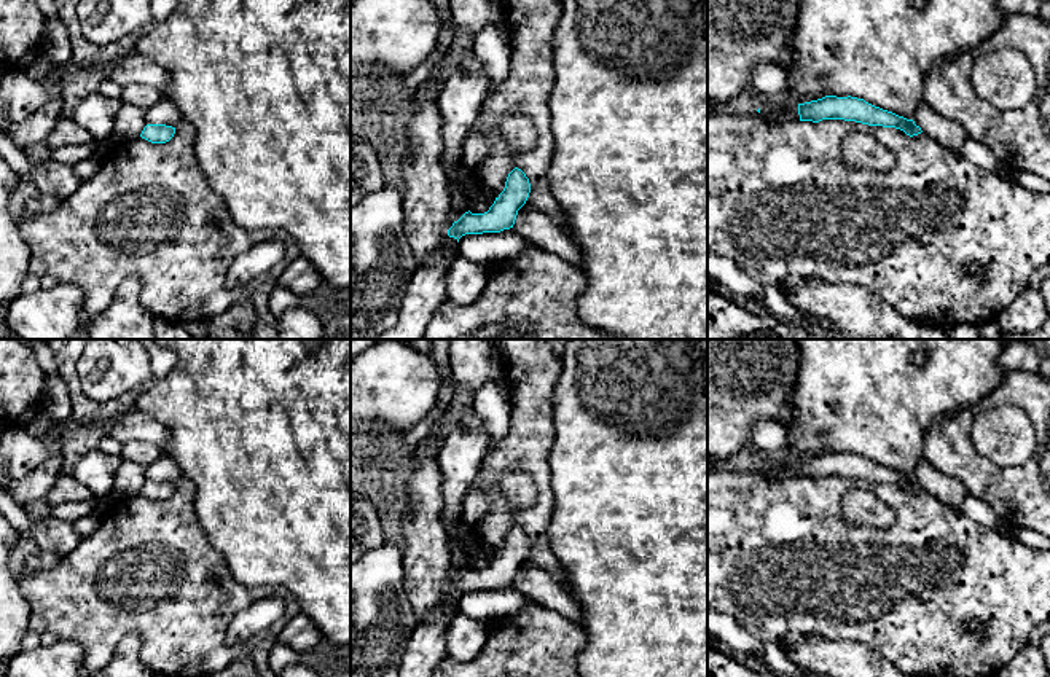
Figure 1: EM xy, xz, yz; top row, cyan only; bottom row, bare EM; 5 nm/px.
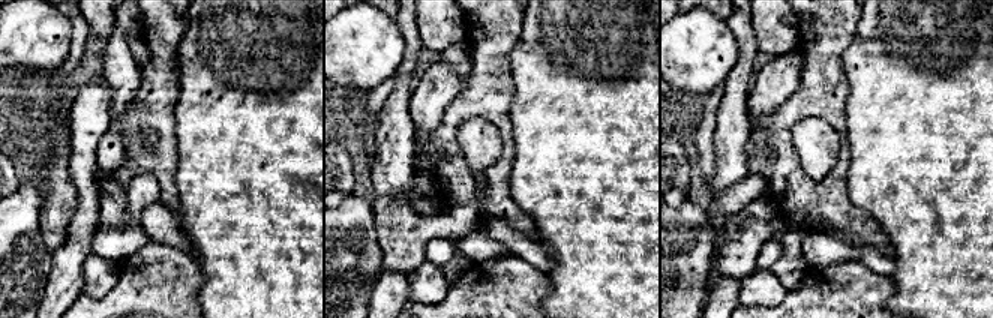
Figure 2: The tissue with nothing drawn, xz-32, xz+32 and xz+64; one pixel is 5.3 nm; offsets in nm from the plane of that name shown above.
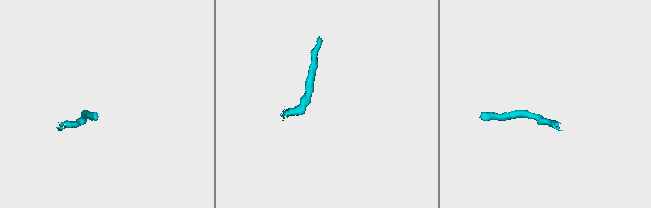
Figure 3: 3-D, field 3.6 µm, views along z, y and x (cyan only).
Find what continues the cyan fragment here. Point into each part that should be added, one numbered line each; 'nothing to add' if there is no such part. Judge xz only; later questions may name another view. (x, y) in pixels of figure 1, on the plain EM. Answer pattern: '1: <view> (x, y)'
1: xz (426, 555)

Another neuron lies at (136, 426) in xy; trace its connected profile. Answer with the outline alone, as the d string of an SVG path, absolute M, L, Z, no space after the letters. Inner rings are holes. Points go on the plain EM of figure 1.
M132 409L112 422L110 436L119 443L145 441L167 451L167 429L145 413Z

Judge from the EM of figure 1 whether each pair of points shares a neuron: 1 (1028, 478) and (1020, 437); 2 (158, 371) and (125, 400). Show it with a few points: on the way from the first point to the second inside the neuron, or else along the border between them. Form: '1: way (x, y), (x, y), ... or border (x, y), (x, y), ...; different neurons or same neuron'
1: border (1033, 454), (1018, 465), (996, 465), (988, 459); different neurons
2: way (150, 379), (133, 394); same neuron

